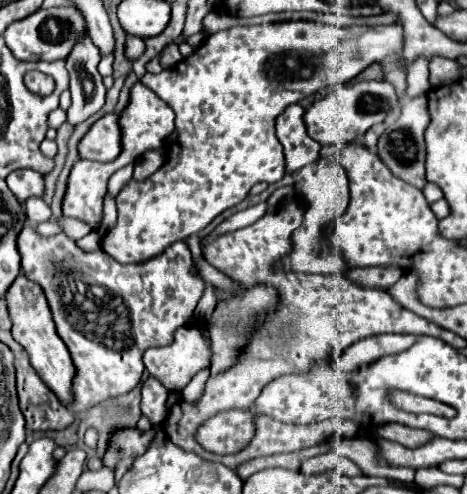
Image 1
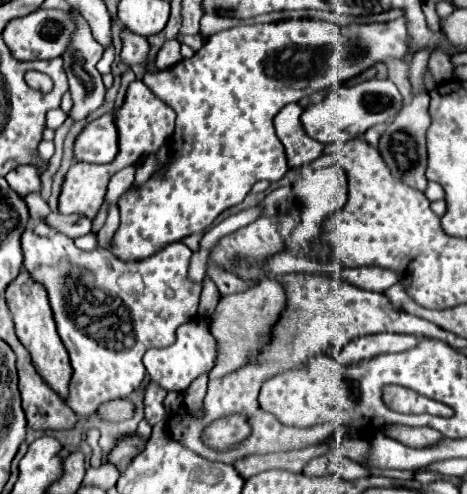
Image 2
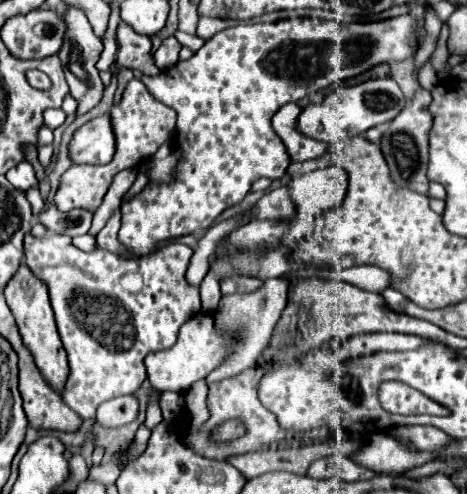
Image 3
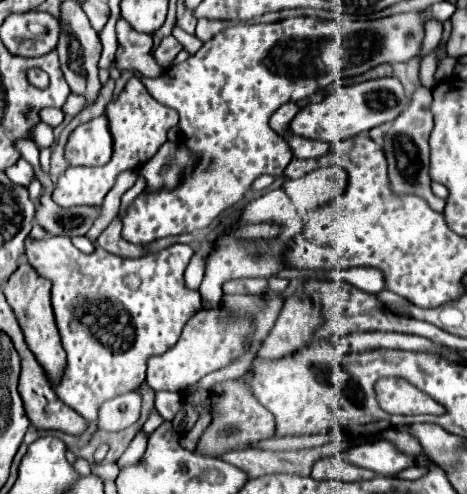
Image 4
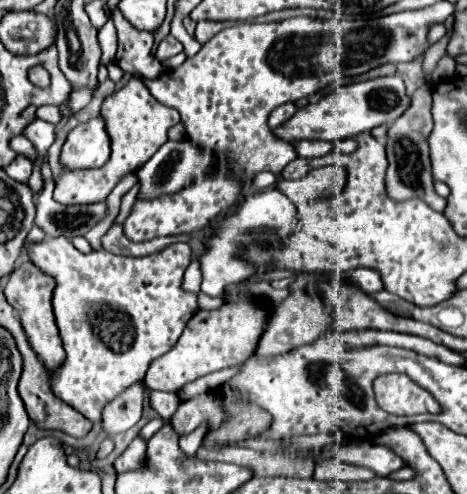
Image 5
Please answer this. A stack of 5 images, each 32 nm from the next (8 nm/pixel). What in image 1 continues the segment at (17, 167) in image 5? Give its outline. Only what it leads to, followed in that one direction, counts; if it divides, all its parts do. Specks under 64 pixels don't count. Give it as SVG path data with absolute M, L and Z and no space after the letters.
M30 168L12 172L6 178L6 184L10 186L10 190L16 194L16 198L20 202L24 202L30 196L42 196L42 192L44 192L44 180L42 180L40 172L32 172Z

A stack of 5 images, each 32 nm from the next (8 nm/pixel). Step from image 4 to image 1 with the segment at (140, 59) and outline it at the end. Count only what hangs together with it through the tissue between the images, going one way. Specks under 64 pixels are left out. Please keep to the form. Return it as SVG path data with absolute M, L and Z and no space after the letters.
M126 36L126 48L124 48L124 56L126 56L130 62L138 60L138 58L144 54L144 48L146 48L144 40L140 40L138 36Z

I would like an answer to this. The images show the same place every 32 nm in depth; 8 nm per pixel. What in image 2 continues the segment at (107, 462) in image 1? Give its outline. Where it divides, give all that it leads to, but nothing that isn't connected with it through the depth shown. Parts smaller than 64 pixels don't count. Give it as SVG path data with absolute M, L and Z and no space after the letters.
M130 436L130 438L126 438L126 440L122 440L122 442L118 442L118 446L110 452L110 462L112 464L116 464L118 468L120 468L120 472L130 464L130 460L136 456L136 454L140 454L144 450L144 444L138 440L138 436Z

